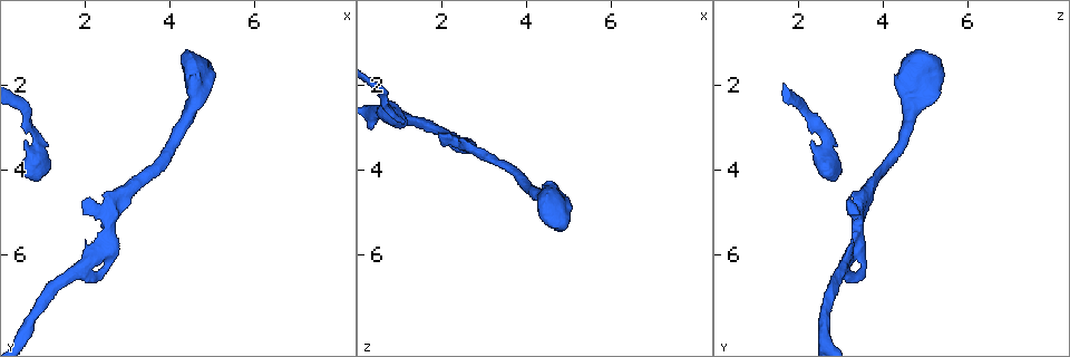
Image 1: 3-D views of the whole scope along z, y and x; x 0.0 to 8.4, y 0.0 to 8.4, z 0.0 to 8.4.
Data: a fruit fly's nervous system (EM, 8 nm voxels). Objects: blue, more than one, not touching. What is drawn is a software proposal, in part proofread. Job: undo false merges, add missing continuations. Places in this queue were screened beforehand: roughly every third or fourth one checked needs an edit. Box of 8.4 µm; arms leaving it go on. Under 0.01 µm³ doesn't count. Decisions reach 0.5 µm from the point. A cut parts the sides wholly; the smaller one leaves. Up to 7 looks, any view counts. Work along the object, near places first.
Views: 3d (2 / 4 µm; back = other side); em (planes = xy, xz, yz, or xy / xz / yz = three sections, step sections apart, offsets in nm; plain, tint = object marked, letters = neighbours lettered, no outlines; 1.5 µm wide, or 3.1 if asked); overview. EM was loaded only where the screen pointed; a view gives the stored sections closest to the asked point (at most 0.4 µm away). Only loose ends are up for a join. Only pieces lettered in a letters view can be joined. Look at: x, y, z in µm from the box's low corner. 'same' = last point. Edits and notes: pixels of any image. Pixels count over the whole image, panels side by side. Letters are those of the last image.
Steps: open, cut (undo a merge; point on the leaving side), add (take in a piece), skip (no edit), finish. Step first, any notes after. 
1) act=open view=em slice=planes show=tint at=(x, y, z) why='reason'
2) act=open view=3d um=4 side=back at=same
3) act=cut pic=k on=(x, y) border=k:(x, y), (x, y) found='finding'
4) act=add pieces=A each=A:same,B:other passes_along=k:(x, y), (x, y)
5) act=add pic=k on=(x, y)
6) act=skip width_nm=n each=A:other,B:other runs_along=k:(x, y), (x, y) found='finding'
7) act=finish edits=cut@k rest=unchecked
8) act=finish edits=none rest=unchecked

act=open view=em slice=planes show=plain at=(2.55, 4.85, 3.45) why='arms part here'

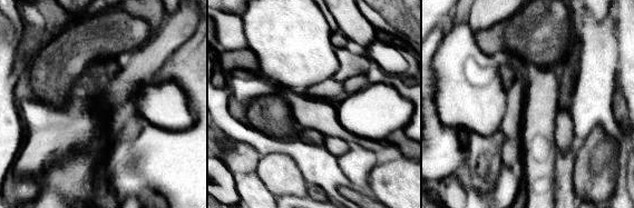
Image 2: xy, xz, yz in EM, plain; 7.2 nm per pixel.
act=open view=em slice=planes show=letters at=same

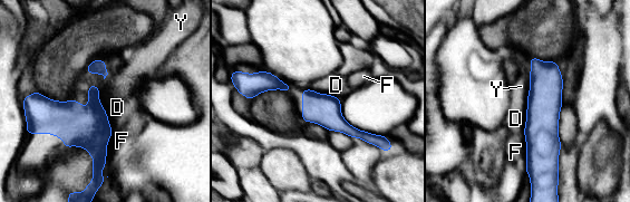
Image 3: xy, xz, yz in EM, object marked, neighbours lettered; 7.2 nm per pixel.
act=skip width_nm=20 each=D:other,F:other,Y:other runs_along=3:(532, 60), (543, 74), (543, 172) found='one neuron here'

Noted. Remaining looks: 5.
act=open view=em slice=xz step=8 show=tint at=(2.35, 6.50, 3.55) why='free end'

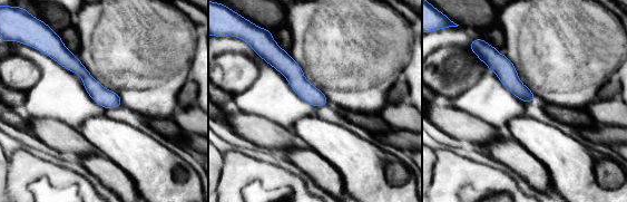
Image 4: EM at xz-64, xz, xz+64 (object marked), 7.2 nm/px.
act=open view=em slice=planes show=letters at=same

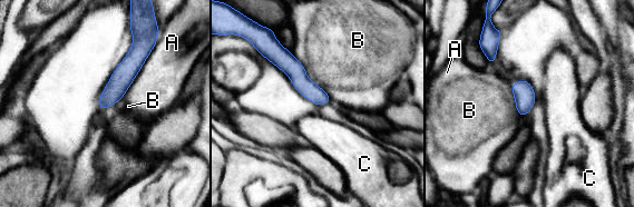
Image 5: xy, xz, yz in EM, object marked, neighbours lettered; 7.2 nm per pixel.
act=skip each=A:other,B:other,C:other border=5:(320, 87), (332, 100) found='no lettered piece goes on from it'

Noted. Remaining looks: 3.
act=open view=3d um=4 at=(1.00, 3.50, 2.70) why='thick turns thin'

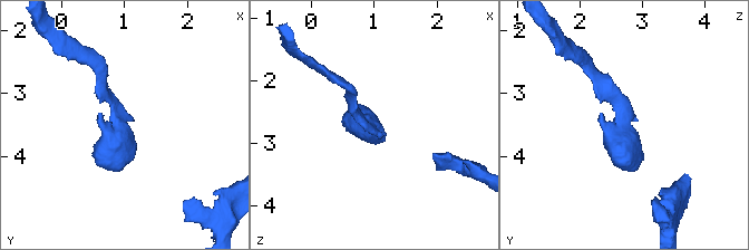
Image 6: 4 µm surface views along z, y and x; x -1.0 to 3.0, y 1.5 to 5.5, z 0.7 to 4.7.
act=open view=em slice=yz step=4 show=tint at=(0.95, 3.45, 2.70) why='shape alone is not enough'

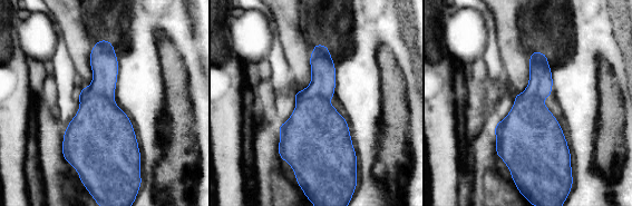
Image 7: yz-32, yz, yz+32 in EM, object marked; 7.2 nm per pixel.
act=open view=em slice=planes show=letters at=same

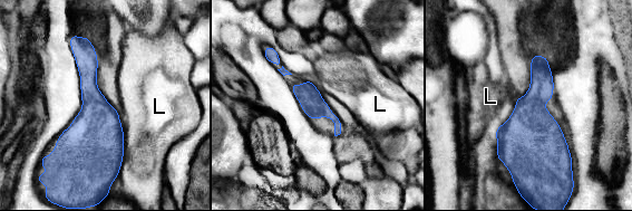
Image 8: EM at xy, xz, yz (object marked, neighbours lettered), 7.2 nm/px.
act=skip width_nm=170 each=L:other found='one neuron here'

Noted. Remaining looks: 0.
act=finish edits=none rest=unchecked

